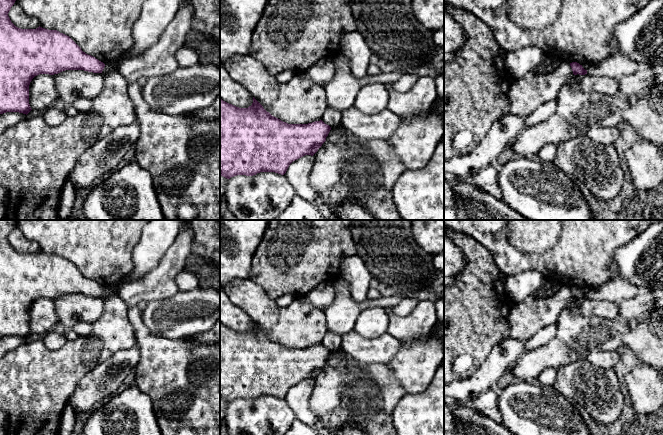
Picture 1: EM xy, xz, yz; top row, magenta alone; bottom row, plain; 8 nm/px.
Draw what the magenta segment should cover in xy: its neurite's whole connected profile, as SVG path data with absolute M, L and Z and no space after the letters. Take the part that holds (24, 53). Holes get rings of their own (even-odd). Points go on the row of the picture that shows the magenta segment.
M0 0L0 114L19 112L28 114L29 85L39 74L58 74L65 70L84 70L102 73L105 64L86 54L67 35L42 27L21 29L10 20L8 13L16 0Z

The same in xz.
M254 97L248 108L239 108L220 99L220 175L227 179L260 172L284 175L293 161L305 155L313 156L330 130L322 120L308 124L283 122L267 112Z

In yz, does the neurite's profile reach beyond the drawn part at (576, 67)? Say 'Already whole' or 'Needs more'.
Already whole

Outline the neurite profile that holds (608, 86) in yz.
M585 74L578 78L571 75L566 81L574 90L585 93L597 93L606 96L619 95L619 83L612 77L593 76Z

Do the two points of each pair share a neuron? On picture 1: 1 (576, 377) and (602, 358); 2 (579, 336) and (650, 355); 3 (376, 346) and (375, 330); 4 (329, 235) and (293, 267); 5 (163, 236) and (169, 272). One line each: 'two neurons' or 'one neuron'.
1: two neurons
2: one neuron
3: two neurons
4: one neuron
5: two neurons

